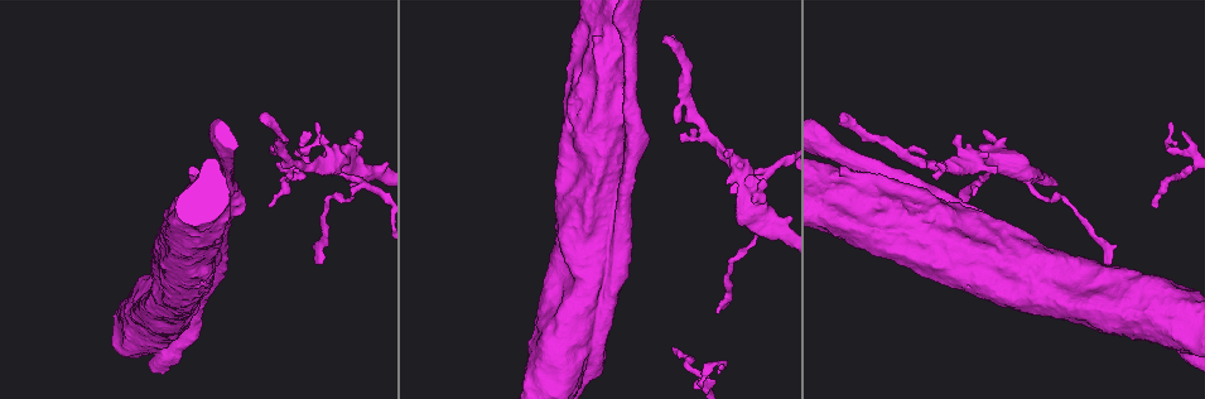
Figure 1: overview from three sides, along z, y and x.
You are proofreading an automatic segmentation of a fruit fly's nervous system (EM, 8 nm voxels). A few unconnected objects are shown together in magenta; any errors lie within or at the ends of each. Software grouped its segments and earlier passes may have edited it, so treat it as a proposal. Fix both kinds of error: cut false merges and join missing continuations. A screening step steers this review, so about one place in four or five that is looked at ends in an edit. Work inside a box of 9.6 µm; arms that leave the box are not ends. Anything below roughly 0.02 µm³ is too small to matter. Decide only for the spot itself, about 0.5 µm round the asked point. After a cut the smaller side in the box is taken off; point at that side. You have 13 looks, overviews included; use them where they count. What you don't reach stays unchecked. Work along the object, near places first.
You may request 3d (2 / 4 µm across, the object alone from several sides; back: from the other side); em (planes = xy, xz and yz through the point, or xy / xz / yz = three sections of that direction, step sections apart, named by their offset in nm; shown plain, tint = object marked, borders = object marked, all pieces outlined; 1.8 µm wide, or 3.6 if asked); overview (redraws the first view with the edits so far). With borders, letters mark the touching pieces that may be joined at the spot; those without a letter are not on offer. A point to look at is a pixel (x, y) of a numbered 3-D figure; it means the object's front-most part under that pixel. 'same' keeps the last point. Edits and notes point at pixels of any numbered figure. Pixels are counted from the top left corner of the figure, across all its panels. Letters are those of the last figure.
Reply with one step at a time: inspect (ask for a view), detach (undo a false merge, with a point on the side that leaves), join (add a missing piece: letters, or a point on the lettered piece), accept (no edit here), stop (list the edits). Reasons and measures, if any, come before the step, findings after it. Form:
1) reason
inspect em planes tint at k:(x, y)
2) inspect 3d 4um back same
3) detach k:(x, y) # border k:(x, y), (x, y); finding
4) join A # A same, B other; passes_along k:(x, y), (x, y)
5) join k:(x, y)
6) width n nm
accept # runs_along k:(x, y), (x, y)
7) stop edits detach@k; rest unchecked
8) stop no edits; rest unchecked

calibre changes
inspect 3d 4um at 1:(625, 187)

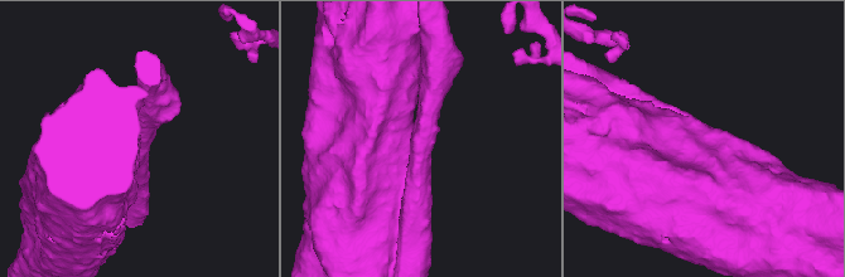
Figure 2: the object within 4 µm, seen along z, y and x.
inspect em 3.6um xz step 8 borders at 2:(420, 136)

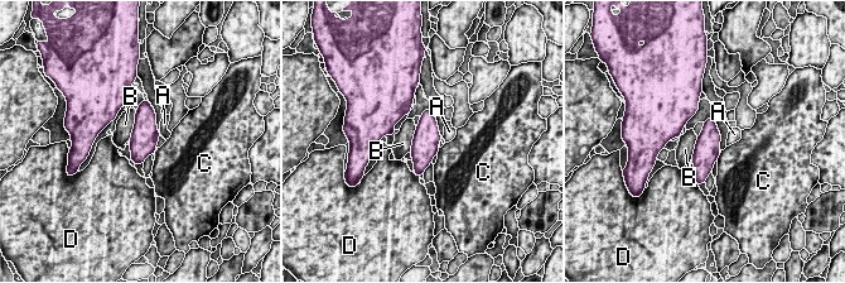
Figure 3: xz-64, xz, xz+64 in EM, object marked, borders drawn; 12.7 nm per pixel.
longest_contact B 340 nm
accept # A other, B other, C other, D other; border 3:(135, 115), (133, 133), (129, 139); all the same neuron

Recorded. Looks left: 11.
abrupt turn
inspect em 3.6um planes tint at 1:(608, 95)

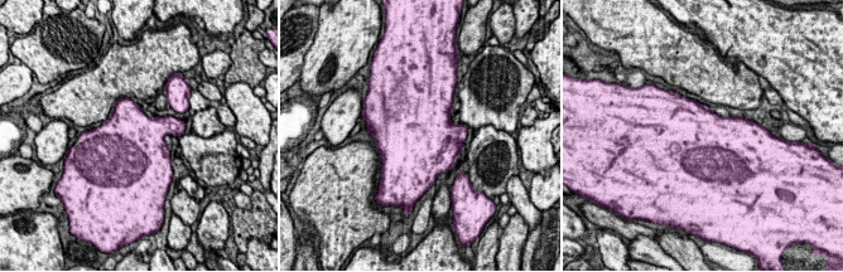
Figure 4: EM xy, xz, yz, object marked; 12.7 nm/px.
what lies round it
inspect em 3.6um planes borders same

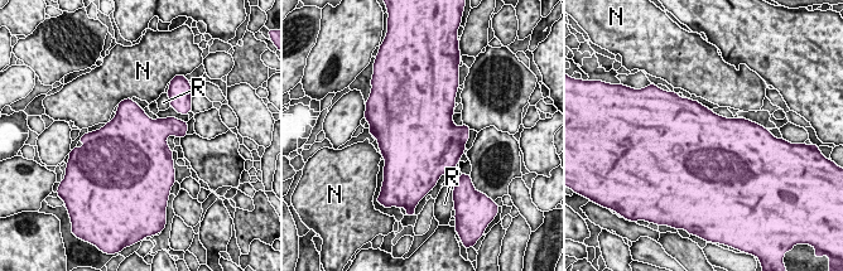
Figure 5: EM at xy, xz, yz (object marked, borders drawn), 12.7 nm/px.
width 750 nm
accept # N other, R other; border 5:(168, 100), (170, 106); one neuron here

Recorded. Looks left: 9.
inspect 3d 2um at 1:(841, 119)

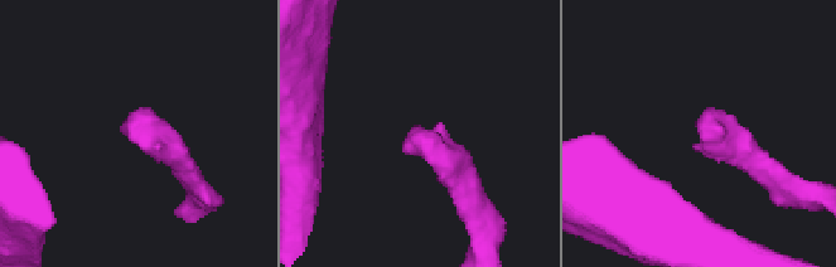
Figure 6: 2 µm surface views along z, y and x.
shape alone is not enough
inspect em planes plain at 6:(122, 125)

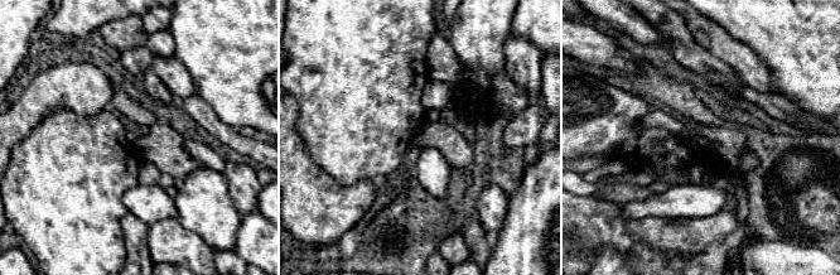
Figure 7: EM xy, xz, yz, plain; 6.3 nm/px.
see the neighbours
inspect em planes borders same

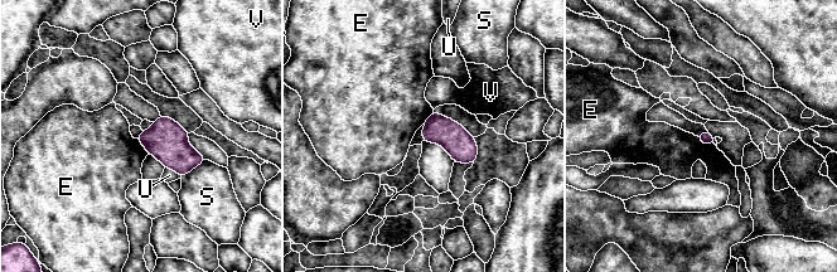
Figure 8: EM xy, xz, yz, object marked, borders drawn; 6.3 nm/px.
accept # E other, S other, U other, V other; none of them fits

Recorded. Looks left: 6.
long arm stops here
inspect 3d 4um at 1:(315, 262)

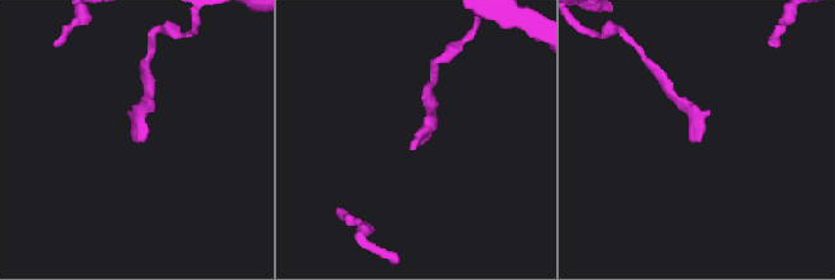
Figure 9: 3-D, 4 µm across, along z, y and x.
inspect em planes borders at 9:(414, 140)

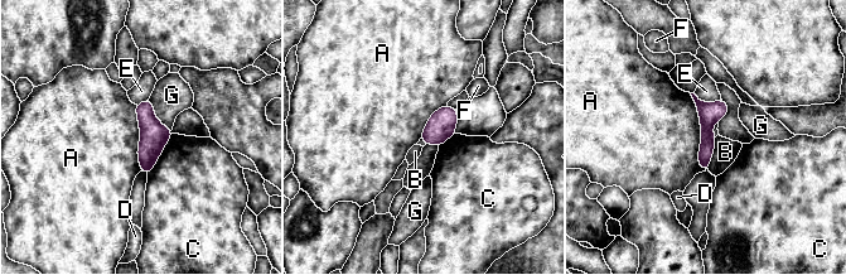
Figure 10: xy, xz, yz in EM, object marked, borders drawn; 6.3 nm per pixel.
accept # A other, B other, C other, D other, E other, F other, G other; border 10:(690, 93), (705, 170); none of them fits

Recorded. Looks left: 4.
branch stops here
inspect 3d 4um at 1:(310, 132)

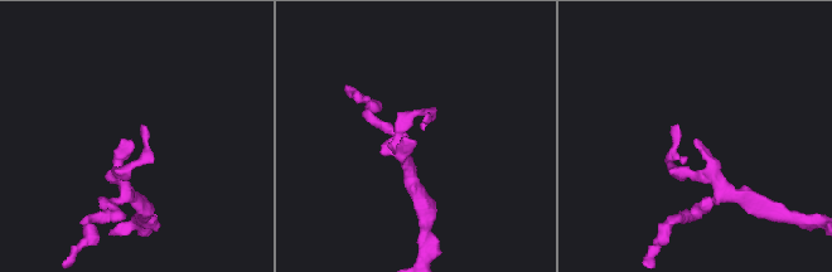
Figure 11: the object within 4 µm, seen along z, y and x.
inspect em xy step 8 borders at 11:(407, 138)

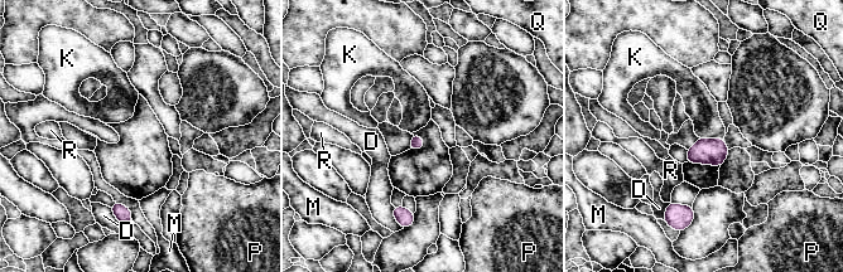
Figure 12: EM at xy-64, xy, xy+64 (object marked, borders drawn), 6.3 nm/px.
inspect em planes borders same

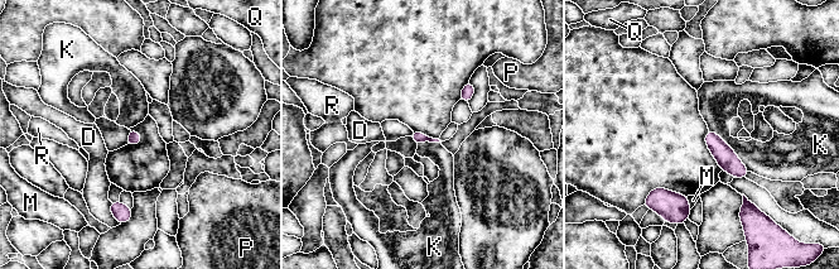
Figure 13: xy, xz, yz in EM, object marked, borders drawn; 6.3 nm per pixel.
accept # D other, K other, M other, P other, Q other, R other; border 13:(709, 129), (731, 148), (750, 171); no lettered piece goes on from it

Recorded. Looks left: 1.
stop no edits; rest unchecked

